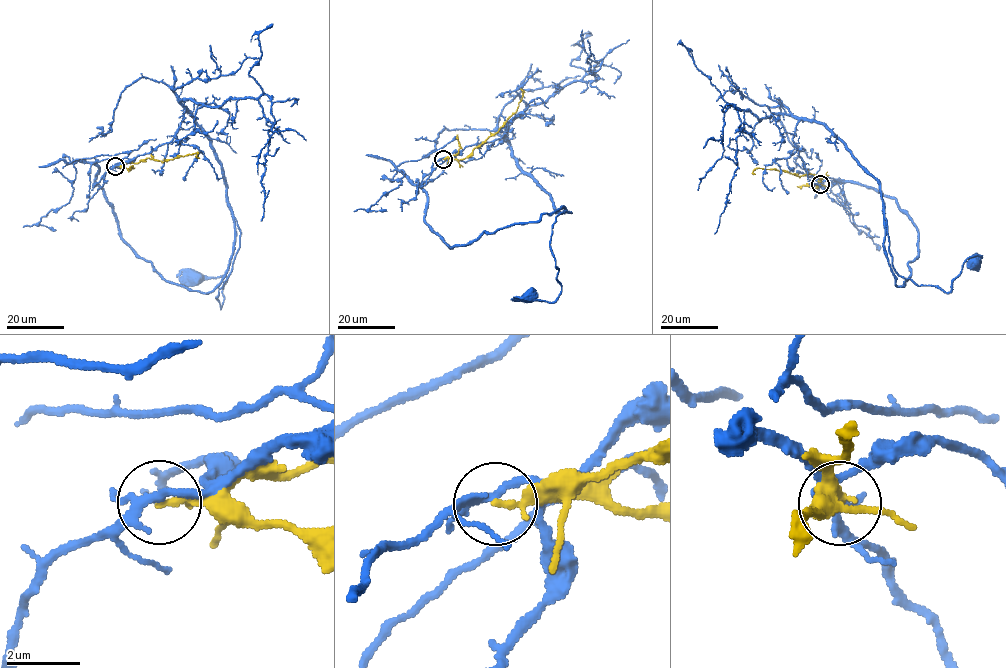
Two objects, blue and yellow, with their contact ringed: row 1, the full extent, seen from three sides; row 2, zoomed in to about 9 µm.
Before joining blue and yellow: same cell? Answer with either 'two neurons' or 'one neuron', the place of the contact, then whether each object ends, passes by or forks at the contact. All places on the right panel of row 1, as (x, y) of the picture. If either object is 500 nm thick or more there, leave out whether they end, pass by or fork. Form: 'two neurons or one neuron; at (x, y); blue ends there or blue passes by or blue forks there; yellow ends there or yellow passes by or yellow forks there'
two neurons; at (820, 184); blue forks there; yellow ends there

